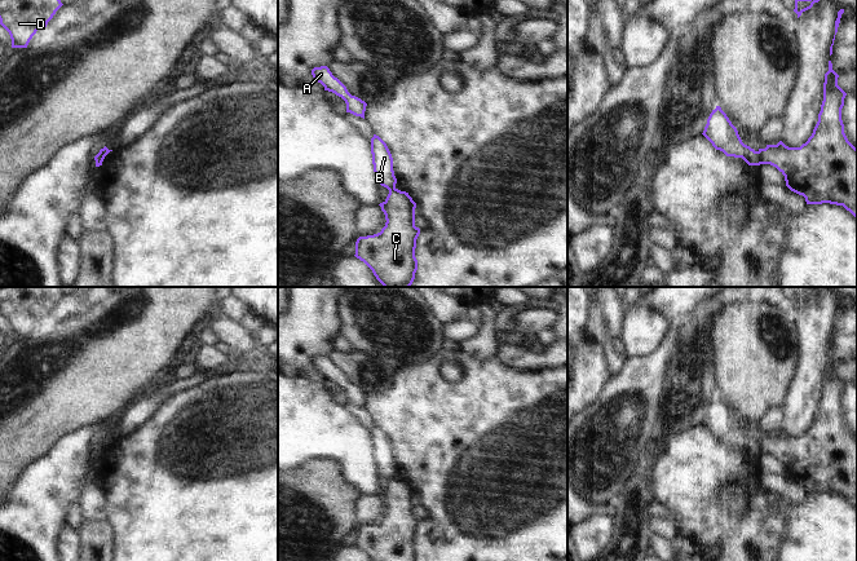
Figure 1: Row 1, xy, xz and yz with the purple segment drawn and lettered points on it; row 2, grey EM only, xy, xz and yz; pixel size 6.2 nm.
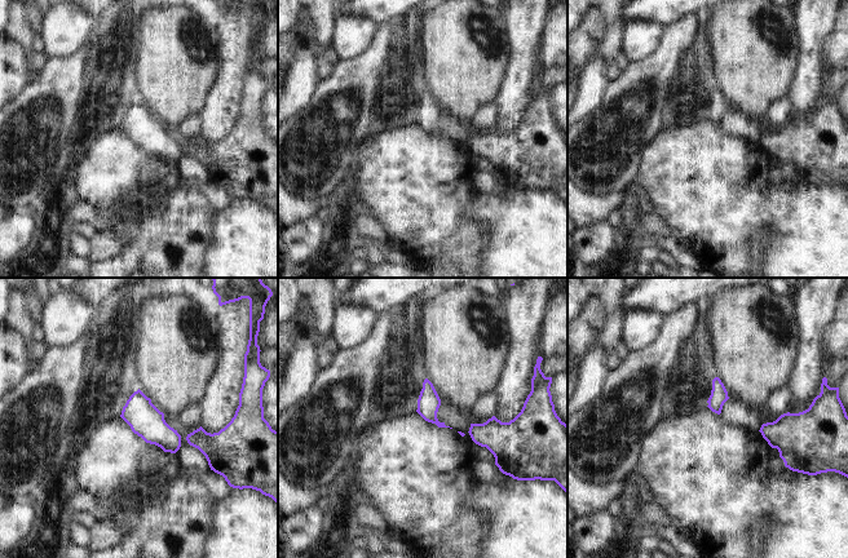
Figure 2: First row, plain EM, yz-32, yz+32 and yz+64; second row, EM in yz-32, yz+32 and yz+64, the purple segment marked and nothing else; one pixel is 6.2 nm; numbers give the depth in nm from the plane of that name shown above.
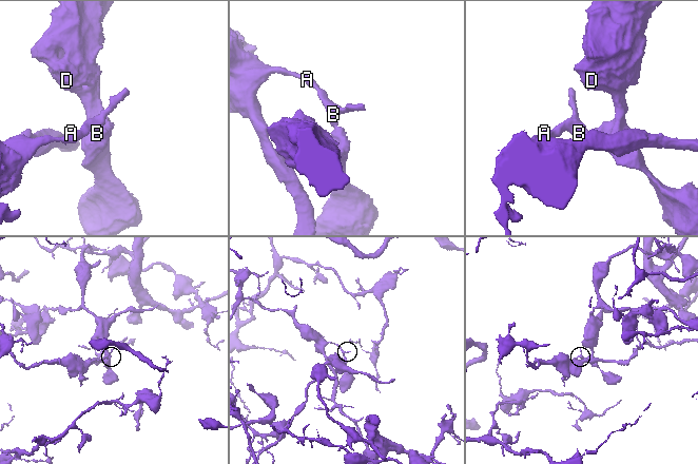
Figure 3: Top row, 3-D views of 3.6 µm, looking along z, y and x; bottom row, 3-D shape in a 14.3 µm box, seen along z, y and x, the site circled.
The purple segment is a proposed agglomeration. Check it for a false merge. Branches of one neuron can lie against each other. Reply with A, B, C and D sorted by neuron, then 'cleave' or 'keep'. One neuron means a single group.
A B / C D | cleave

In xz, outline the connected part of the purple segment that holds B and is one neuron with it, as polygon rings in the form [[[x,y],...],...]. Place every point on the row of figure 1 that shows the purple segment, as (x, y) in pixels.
[[[376,134],[371,138],[371,154],[376,181],[388,190],[394,189],[397,178],[393,171],[393,158],[386,143]]]

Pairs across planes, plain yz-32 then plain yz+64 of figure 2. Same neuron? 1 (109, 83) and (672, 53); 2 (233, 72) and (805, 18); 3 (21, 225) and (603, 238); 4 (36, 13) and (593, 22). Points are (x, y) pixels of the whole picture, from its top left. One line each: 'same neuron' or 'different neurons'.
1: different neurons
2: same neuron
3: same neuron
4: different neurons

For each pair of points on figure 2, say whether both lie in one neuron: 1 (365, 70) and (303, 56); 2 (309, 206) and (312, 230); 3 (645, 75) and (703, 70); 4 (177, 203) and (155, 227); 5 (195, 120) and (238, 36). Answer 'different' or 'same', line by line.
1: different
2: different
3: different
4: different
5: different

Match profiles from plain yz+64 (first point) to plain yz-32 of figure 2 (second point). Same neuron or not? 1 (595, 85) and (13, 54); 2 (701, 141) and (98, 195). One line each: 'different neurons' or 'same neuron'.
1: same neuron
2: same neuron

